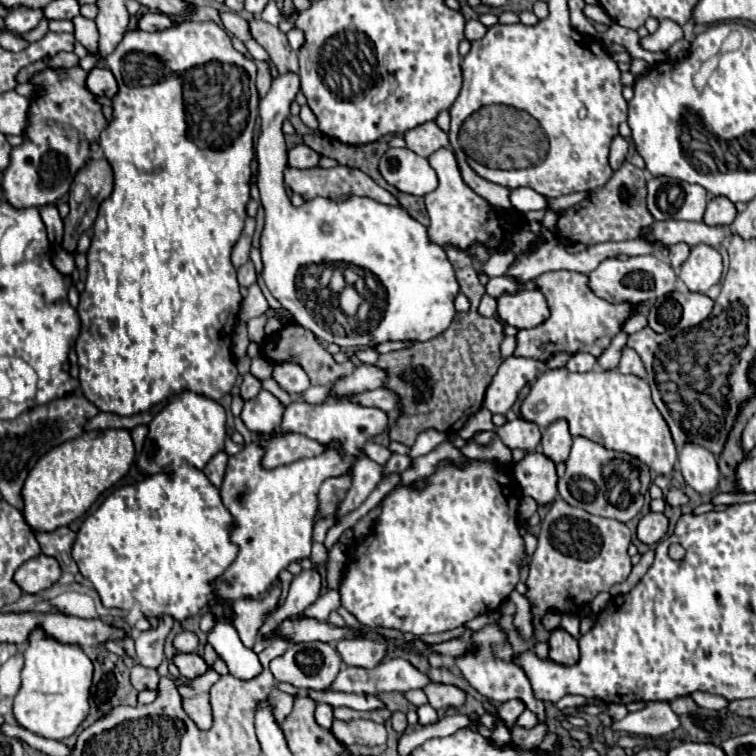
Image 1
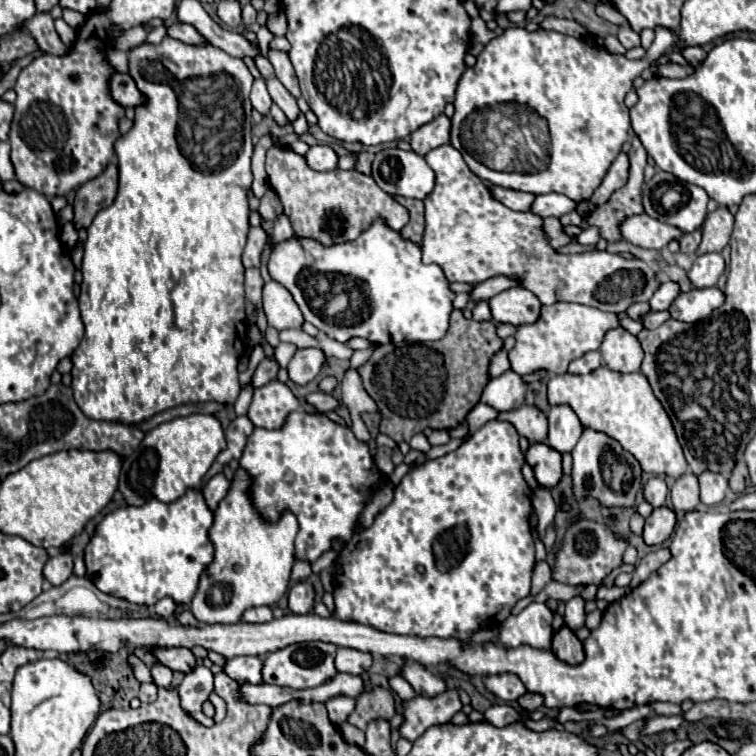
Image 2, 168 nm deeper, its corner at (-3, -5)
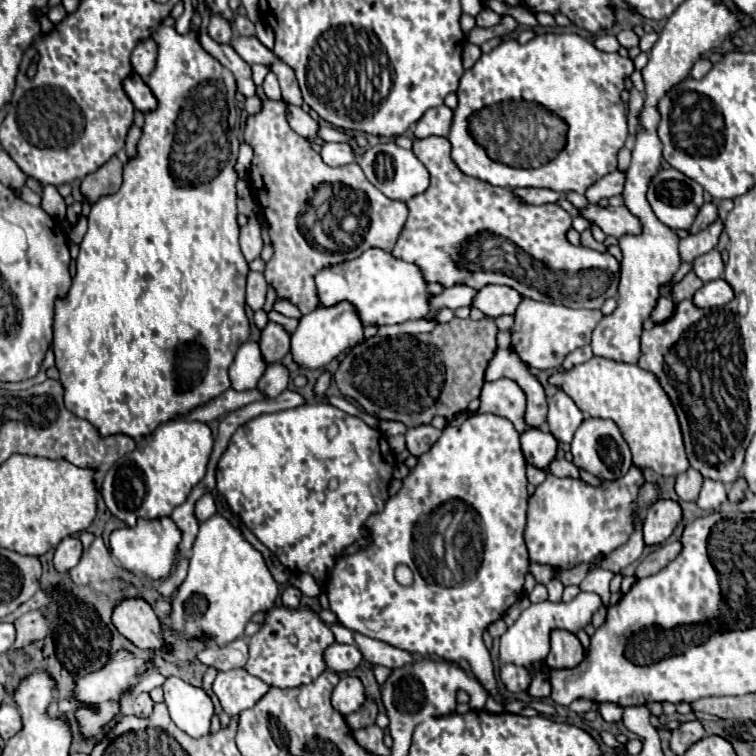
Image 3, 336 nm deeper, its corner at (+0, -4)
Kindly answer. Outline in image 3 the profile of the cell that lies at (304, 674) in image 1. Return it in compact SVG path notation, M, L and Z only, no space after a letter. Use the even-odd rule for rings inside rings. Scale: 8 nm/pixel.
M274 606L266 612L264 624L248 642L250 658L246 662L246 672L260 678L268 686L276 688L296 688L308 684L326 670L322 652L332 642L334 642L332 630L308 606L296 610Z

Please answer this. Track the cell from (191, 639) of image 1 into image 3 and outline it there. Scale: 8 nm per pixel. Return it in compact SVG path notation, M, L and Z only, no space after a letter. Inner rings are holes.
M236 638L224 648L218 646L194 646L196 656L206 664L216 668L218 672L232 670L232 668L242 668L248 660L248 644L242 638Z

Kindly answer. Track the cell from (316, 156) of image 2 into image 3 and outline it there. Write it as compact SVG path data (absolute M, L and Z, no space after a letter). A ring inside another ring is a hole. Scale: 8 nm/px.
M326 142L320 150L320 156L328 166L344 166L356 160L354 148L350 144L336 144L336 142Z

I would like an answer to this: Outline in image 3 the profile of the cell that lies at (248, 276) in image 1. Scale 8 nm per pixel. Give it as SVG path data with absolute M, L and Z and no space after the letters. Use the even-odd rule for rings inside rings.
M249 271L245 301L252 310L260 310L264 306L264 302L266 302L266 290L268 290L268 284L266 284L262 272Z

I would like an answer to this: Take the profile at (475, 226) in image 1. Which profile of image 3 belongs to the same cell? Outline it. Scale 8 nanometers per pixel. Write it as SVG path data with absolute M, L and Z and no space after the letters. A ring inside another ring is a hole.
M414 138L412 152L428 168L430 186L426 188L426 192L414 196L408 202L410 214L392 250L392 256L416 264L426 282L436 282L444 288L466 284L474 290L480 290L486 284L504 284L514 288L524 298L564 304L568 308L600 308L606 298L616 298L616 274L620 274L618 260L610 254L572 246L566 240L566 232L572 228L572 216L564 208L560 208L558 204L532 206L522 202L514 194L514 190L488 186L488 182L480 182L478 178L468 178L466 174L460 174L460 170L456 170L456 164L450 160L448 138Z

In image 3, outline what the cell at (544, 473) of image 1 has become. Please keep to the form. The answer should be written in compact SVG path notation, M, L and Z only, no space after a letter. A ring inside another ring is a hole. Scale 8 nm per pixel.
M540 428L524 430L520 434L520 442L522 442L522 452L526 462L536 468L546 470L556 456L556 448L558 448L556 438L550 432L544 432Z

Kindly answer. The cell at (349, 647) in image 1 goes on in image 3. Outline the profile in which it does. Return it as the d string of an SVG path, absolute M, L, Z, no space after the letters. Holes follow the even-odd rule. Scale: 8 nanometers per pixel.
M334 642L324 650L326 668L332 672L338 672L338 674L352 672L360 664L360 660L362 660L362 654L356 646L346 646L346 644Z

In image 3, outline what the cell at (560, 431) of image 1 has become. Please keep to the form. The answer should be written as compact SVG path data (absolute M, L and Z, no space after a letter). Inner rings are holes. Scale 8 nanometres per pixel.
M558 390L548 406L548 428L554 438L558 442L572 442L572 436L582 420L584 414L574 404L574 400L564 390Z

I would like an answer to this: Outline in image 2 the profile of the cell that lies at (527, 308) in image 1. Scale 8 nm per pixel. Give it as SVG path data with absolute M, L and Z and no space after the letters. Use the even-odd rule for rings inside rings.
M511 287L507 291L501 291L499 295L489 299L489 307L491 307L491 313L493 313L493 321L497 321L497 323L511 323L515 327L535 323L541 317L541 301L531 291L527 291L523 287Z

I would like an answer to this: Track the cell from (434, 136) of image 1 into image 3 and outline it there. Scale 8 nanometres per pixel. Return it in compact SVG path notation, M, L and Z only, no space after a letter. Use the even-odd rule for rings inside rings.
M436 106L432 110L428 110L428 114L424 114L424 118L420 118L420 122L416 122L414 128L414 136L416 138L426 138L426 136L446 136L450 132L450 124L452 124L452 110L448 106Z

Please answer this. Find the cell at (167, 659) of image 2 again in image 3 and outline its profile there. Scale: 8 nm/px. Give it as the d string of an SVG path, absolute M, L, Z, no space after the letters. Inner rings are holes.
M142 598L120 600L112 610L112 624L140 650L160 650L164 646L160 620Z

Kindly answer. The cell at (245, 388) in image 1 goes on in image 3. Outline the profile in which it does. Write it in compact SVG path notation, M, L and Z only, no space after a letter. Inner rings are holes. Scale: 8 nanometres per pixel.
M268 322L266 328L262 330L260 350L268 364L280 362L290 352L290 334L284 330L284 326L276 322Z

